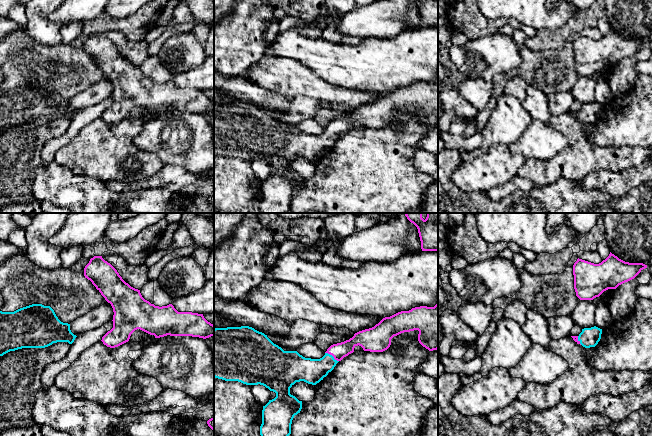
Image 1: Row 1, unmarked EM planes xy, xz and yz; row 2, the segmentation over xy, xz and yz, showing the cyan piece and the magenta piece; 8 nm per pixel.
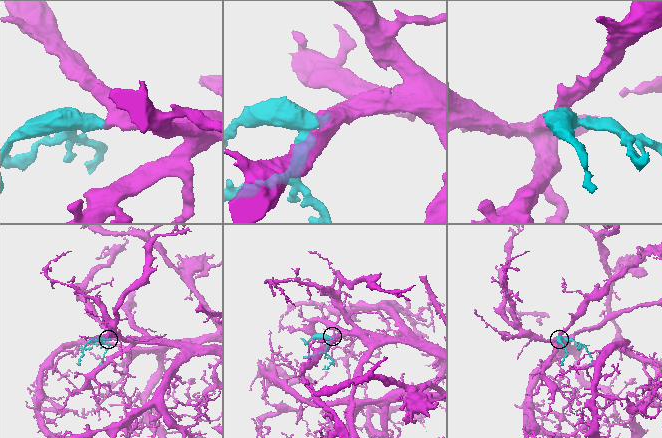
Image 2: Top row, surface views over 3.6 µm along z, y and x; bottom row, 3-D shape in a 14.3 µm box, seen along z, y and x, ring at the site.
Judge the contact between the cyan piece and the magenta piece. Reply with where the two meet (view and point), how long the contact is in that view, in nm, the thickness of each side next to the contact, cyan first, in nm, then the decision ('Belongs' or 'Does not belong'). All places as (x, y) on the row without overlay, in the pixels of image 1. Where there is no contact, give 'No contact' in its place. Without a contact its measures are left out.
Touches cyan at xz (332, 132). Shared border 130 nm. Thickness 200 nm (cyan) against 130 nm. Belongs

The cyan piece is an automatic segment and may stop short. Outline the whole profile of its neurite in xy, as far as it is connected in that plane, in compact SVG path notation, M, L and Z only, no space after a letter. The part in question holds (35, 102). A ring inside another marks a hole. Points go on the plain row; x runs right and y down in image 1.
M32 80L14 88L0 87L0 132L22 124L45 124L57 118L72 120L76 113L70 106L70 100L61 98L50 82Z

